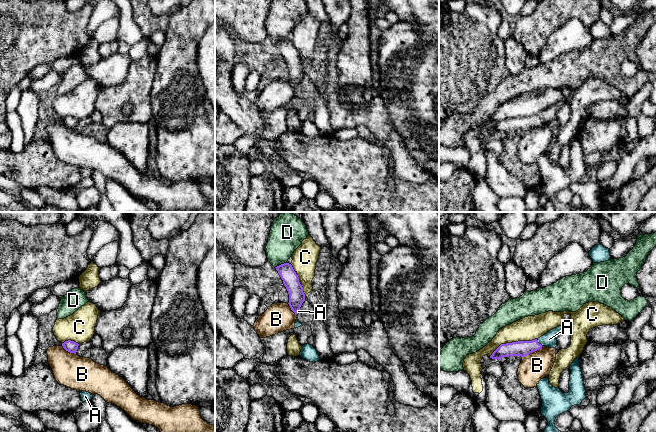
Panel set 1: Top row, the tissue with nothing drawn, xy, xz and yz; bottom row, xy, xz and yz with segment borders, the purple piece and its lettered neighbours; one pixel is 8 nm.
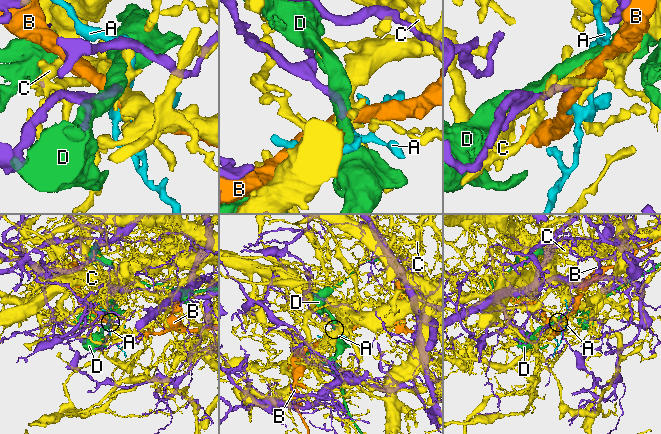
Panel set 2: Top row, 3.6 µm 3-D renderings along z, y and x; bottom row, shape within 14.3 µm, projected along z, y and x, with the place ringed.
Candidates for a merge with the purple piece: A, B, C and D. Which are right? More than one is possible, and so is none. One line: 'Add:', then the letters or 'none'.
Add: A

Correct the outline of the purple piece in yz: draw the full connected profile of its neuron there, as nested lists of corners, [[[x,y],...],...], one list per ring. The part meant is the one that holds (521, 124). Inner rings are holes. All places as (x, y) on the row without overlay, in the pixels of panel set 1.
[[[558,102],[538,115],[532,117],[518,117],[501,120],[490,132],[492,135],[500,136],[502,133],[521,132],[525,133],[532,128],[541,125],[543,122],[556,124],[557,111],[563,106],[563,102]]]

